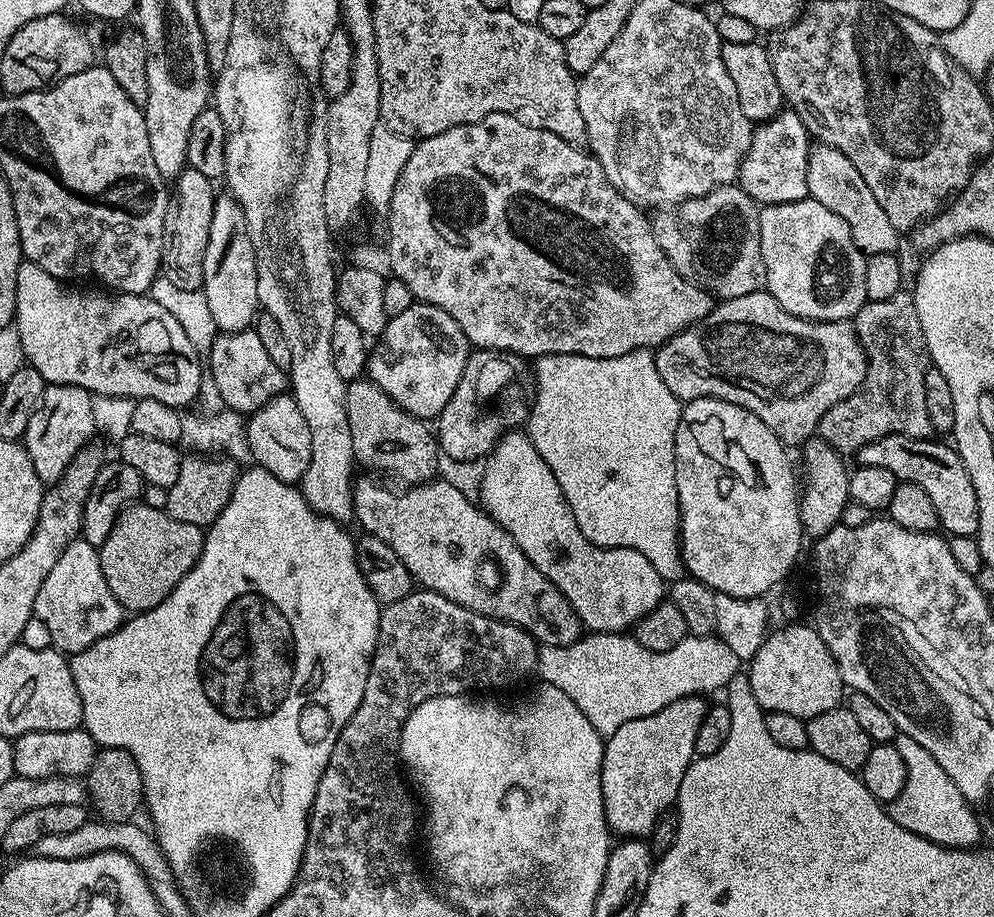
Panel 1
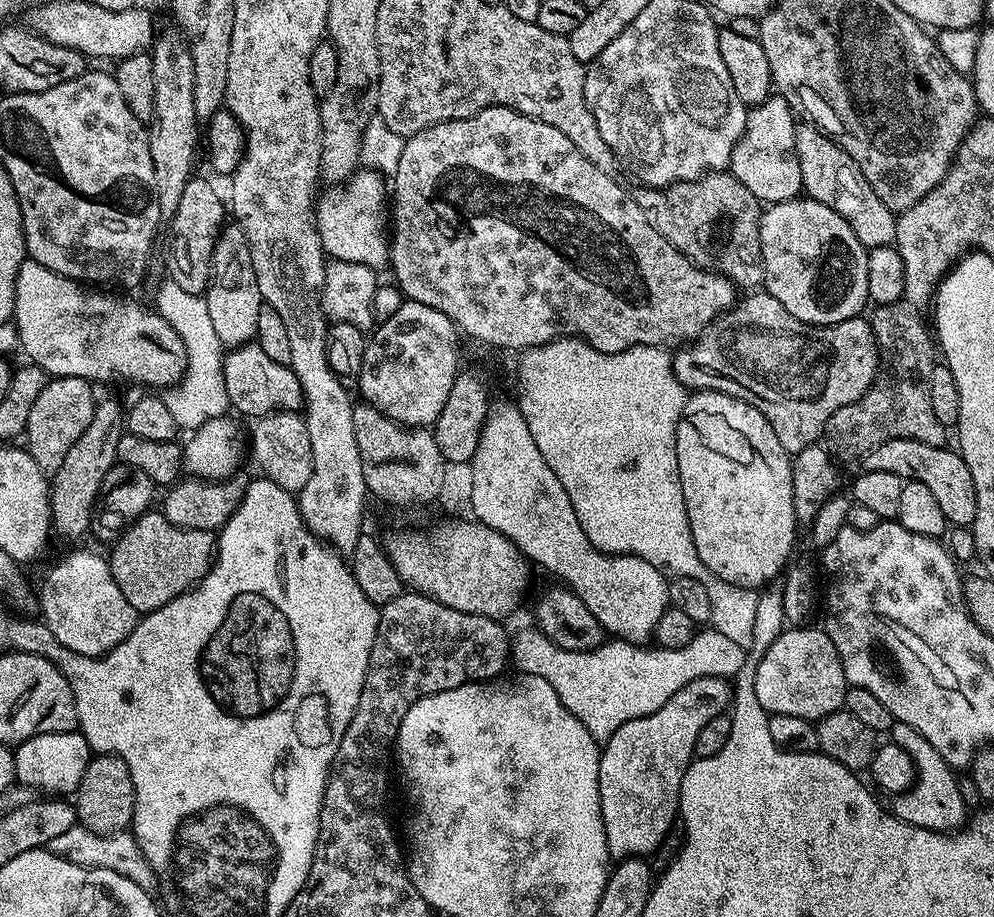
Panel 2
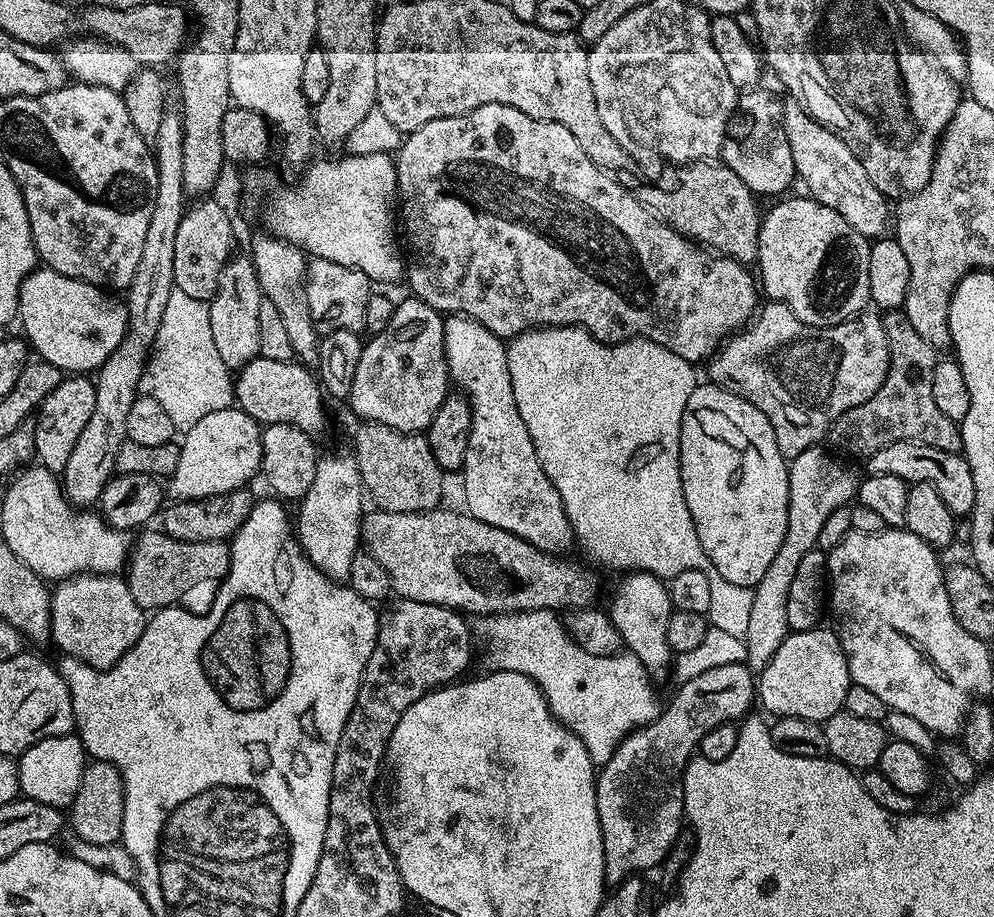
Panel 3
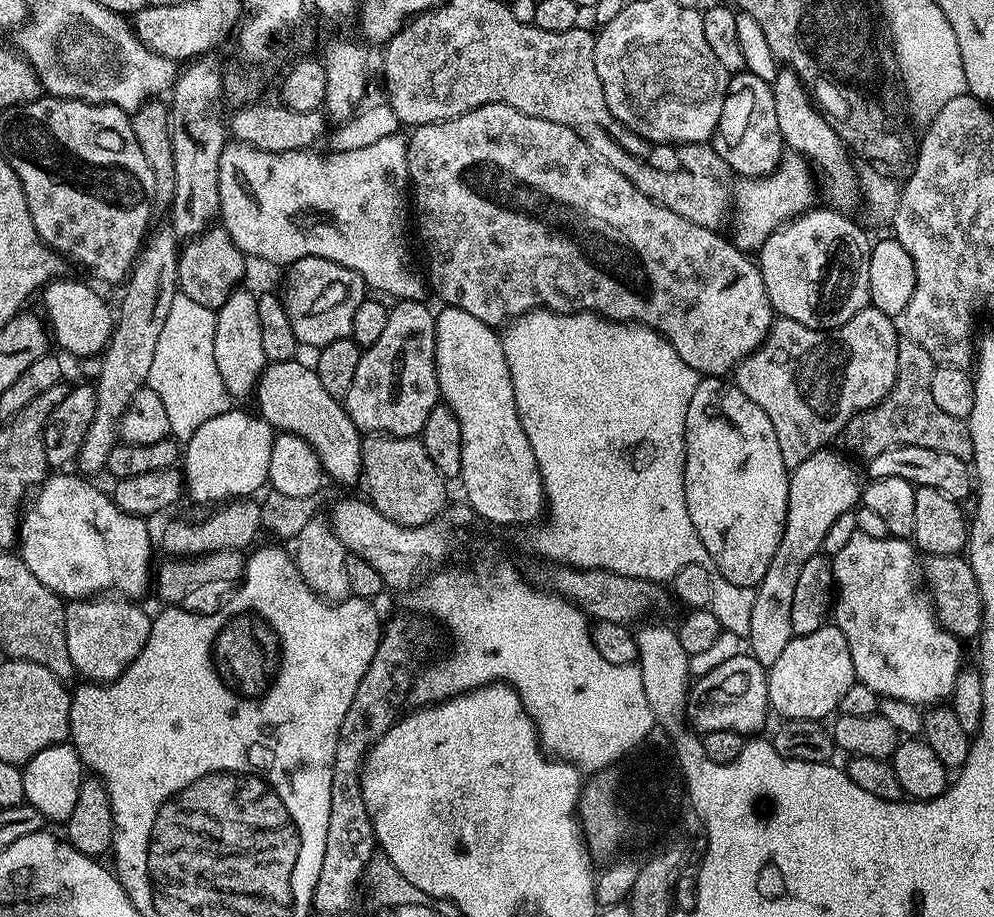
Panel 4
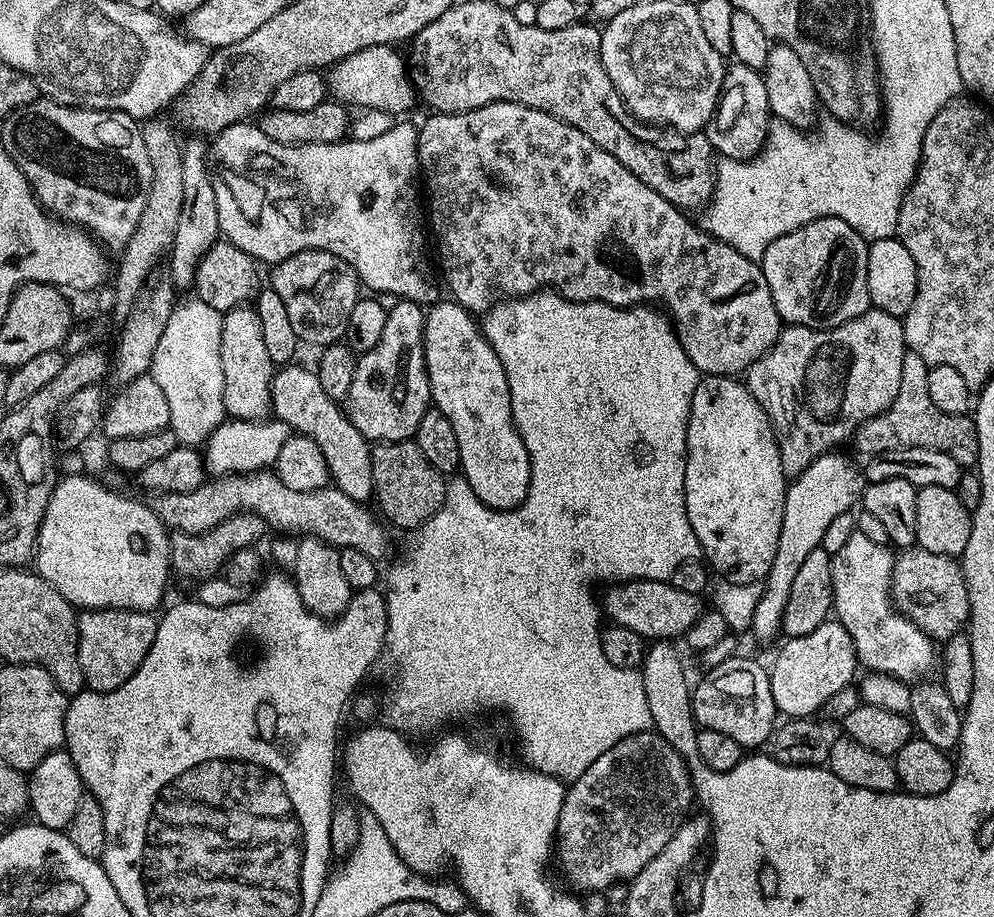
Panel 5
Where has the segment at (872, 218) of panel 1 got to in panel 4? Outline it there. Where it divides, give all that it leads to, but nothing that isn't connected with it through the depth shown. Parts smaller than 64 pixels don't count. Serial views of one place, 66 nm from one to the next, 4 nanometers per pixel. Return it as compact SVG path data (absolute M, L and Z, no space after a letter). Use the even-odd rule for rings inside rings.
M791 70L787 71L785 76L780 76L771 83L774 94L774 111L778 114L778 130L782 130L785 145L795 155L803 156L819 173L818 180L822 185L823 199L825 196L828 199L825 201L831 207L837 210L852 210L848 208L854 207L856 203L859 205L862 200L858 168L852 165L853 157L844 141L841 140L839 132L828 121L828 117L816 107L811 95L794 96L794 92L803 93L805 91L800 76Z

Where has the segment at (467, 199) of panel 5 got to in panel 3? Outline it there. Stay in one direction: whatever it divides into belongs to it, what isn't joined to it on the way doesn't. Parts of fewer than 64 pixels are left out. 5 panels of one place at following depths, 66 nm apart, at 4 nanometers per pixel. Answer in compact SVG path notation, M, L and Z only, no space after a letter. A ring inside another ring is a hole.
M487 104L486 106L478 106L474 110L470 110L461 116L454 118L434 118L430 122L426 122L426 126L418 126L418 130L407 133L403 137L402 143L394 153L396 162L396 190L398 193L398 212L402 217L402 232L408 235L408 244L406 240L406 248L412 251L412 257L409 255L406 260L406 284L412 287L411 295L415 299L426 302L426 306L430 306L434 311L441 314L459 314L461 316L469 316L478 322L482 322L482 326L486 326L486 330L490 330L499 336L501 340L507 342L513 336L521 336L523 332L527 332L530 328L585 328L594 338L604 341L605 344L620 344L623 340L631 340L635 338L643 338L658 342L658 346L666 346L666 350L674 350L674 354L678 354L678 358L688 361L689 364L696 366L701 362L707 361L709 358L716 355L721 344L729 339L733 334L741 331L751 321L752 317L758 311L758 303L756 304L756 292L758 296L758 280L755 275L752 276L747 267L736 260L732 260L728 256L719 255L708 248L696 243L693 239L689 239L680 232L676 232L670 225L664 223L655 213L644 207L642 202L633 195L627 194L627 190L623 183L613 173L604 171L599 168L594 162L590 162L590 158L586 158L586 150L582 150L582 146L578 146L577 140L574 139L574 134L570 134L570 130L566 130L566 126L562 126L558 122L546 122L545 120L535 120L526 114L522 114L522 110L514 110L514 106L502 106L501 104Z

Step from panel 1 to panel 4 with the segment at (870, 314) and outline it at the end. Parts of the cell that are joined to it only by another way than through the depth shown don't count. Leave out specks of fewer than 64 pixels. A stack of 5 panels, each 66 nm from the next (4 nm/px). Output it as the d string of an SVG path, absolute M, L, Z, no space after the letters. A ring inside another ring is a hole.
M907 338L901 339L898 346L898 378L894 378L894 386L882 402L850 418L844 428L842 441L853 452L853 457L861 456L861 461L867 462L898 446L926 446L930 450L942 450L942 454L954 454L954 458L971 461L974 442L970 438L968 421L946 414L946 410L941 410L934 402L934 394L930 394L930 378L937 366L922 346Z

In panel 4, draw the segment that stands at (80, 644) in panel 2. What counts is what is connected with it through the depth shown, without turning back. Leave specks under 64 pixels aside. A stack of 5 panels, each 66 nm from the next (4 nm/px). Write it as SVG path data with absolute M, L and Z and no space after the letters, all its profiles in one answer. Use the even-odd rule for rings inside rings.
M81 598L65 607L66 648L70 650L70 662L85 681L116 680L142 654L142 646L150 638L153 617L136 604L139 603L128 598Z

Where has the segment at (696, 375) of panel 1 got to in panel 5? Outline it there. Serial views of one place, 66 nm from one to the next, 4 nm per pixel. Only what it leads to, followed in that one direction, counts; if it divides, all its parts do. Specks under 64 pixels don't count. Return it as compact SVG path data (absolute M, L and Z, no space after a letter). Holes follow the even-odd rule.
M874 307L837 328L804 328L800 324L781 327L772 349L748 369L746 383L776 432L785 477L802 475L819 456L839 449L839 444L847 440L849 443L867 420L888 409L898 398L898 386L902 386L905 355L903 319Z

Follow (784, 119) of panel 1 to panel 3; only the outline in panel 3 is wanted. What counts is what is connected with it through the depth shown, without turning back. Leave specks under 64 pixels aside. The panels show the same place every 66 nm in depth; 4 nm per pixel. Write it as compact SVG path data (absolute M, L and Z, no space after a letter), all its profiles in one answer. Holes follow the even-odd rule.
M757 86L751 90L744 90L739 93L738 107L734 115L738 117L740 120L740 126L738 126L738 130L740 130L740 132L738 132L738 138L734 140L734 146L728 146L727 148L725 148L723 164L726 167L729 167L730 170L732 170L734 173L738 174L738 177L741 178L742 182L744 182L745 185L749 187L750 191L752 191L752 193L755 193L757 197L762 198L762 196L776 196L776 195L777 195L776 197L779 197L781 194L784 194L784 193L779 194L779 192L786 191L787 188L791 186L792 180L794 184L794 181L797 179L796 167L794 166L794 158L790 154L790 141L788 141L786 138L786 126L784 125L784 100L781 99L781 97L778 98L776 96L771 96L770 93L763 92L762 89L763 87Z

